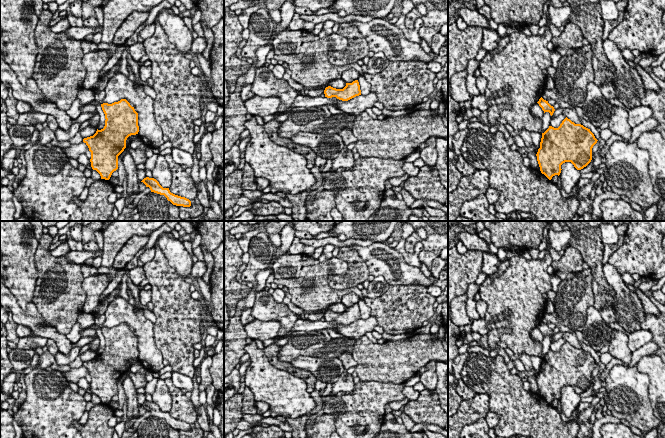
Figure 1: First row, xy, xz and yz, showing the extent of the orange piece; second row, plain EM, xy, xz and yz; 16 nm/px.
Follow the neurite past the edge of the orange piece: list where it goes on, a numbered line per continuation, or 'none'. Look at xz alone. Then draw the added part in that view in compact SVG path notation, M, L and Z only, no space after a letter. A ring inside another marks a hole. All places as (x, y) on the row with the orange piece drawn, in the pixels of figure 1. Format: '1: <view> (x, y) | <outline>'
none

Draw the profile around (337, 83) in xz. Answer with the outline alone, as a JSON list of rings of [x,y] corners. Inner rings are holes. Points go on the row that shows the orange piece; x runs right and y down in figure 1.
[[[335,79],[332,80],[329,84],[316,89],[307,89],[306,87],[304,87],[304,93],[311,98],[320,97],[324,93],[325,88],[328,86],[336,89],[343,89],[346,86],[346,83],[342,79]]]

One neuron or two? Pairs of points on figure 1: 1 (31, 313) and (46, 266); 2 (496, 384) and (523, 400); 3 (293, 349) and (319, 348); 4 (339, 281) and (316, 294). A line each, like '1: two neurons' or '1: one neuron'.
1: two neurons
2: one neuron
3: one neuron
4: two neurons

